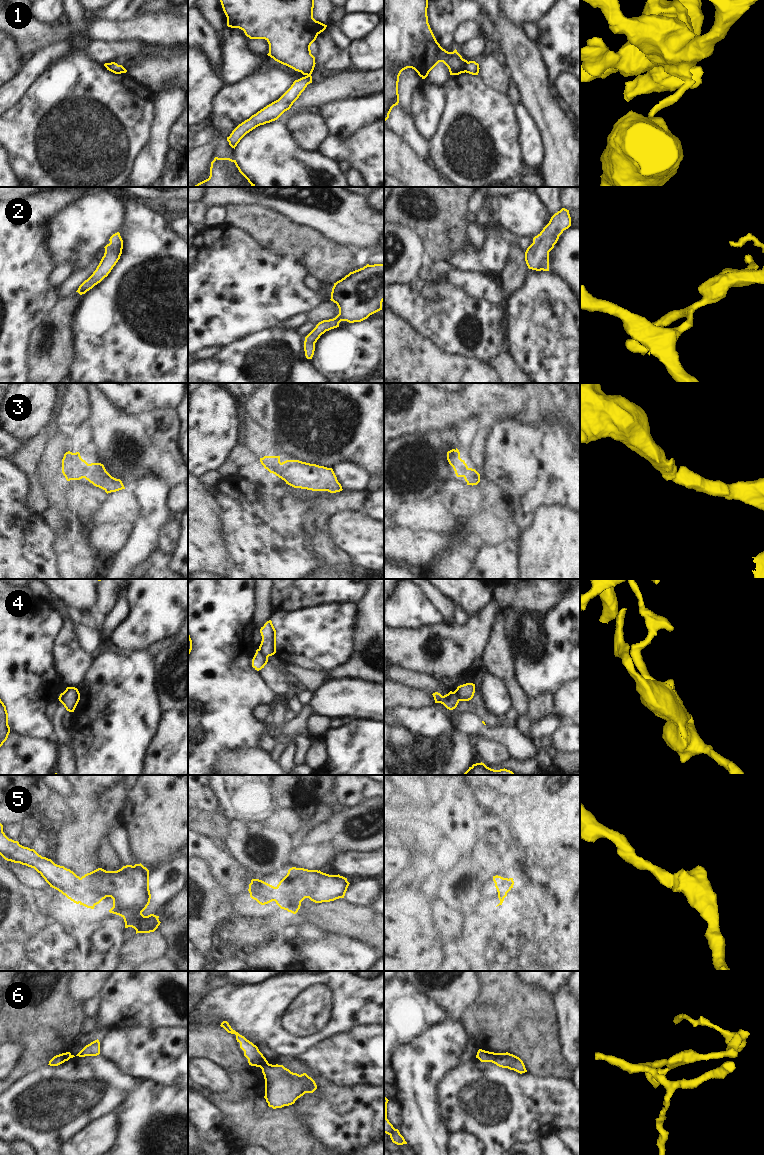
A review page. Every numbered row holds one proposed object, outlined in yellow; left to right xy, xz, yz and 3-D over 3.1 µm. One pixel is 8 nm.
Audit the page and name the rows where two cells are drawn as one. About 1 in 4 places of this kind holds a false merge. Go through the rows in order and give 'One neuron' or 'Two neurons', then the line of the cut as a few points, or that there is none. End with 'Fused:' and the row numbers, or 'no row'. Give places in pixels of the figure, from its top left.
1: Two neurons. Split along yz (468, 62), (464, 71)
2: One neuron. No split
3: One neuron. No split
4: Two neurons. Split along xz (258, 649), (268, 656)
5: One neuron. No split
6: Two neurons. Split along xz (267, 1062), (261, 1068)
Fused: 1, 4, 6.

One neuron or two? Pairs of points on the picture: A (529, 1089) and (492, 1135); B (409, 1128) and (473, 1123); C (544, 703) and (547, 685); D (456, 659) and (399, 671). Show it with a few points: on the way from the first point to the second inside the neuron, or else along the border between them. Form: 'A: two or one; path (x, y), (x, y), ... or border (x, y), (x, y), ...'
A: one; path (523, 1101), (504, 1123)
B: two; border (439, 1102), (440, 1116), (444, 1126), (450, 1133)
C: two; border (552, 693), (540, 694), (530, 701)
D: two; border (398, 664), (406, 668), (426, 672), (432, 676)

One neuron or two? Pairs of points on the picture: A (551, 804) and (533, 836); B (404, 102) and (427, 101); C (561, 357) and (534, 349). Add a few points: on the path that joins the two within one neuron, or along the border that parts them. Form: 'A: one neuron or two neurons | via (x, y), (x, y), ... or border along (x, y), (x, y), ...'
A: one neuron | via (542, 807), (530, 819), (530, 827)
B: two neurons | border along (422, 80), (416, 89), (414, 97), (413, 119)
C: one neuron | via (554, 350), (551, 347), (541, 347)

